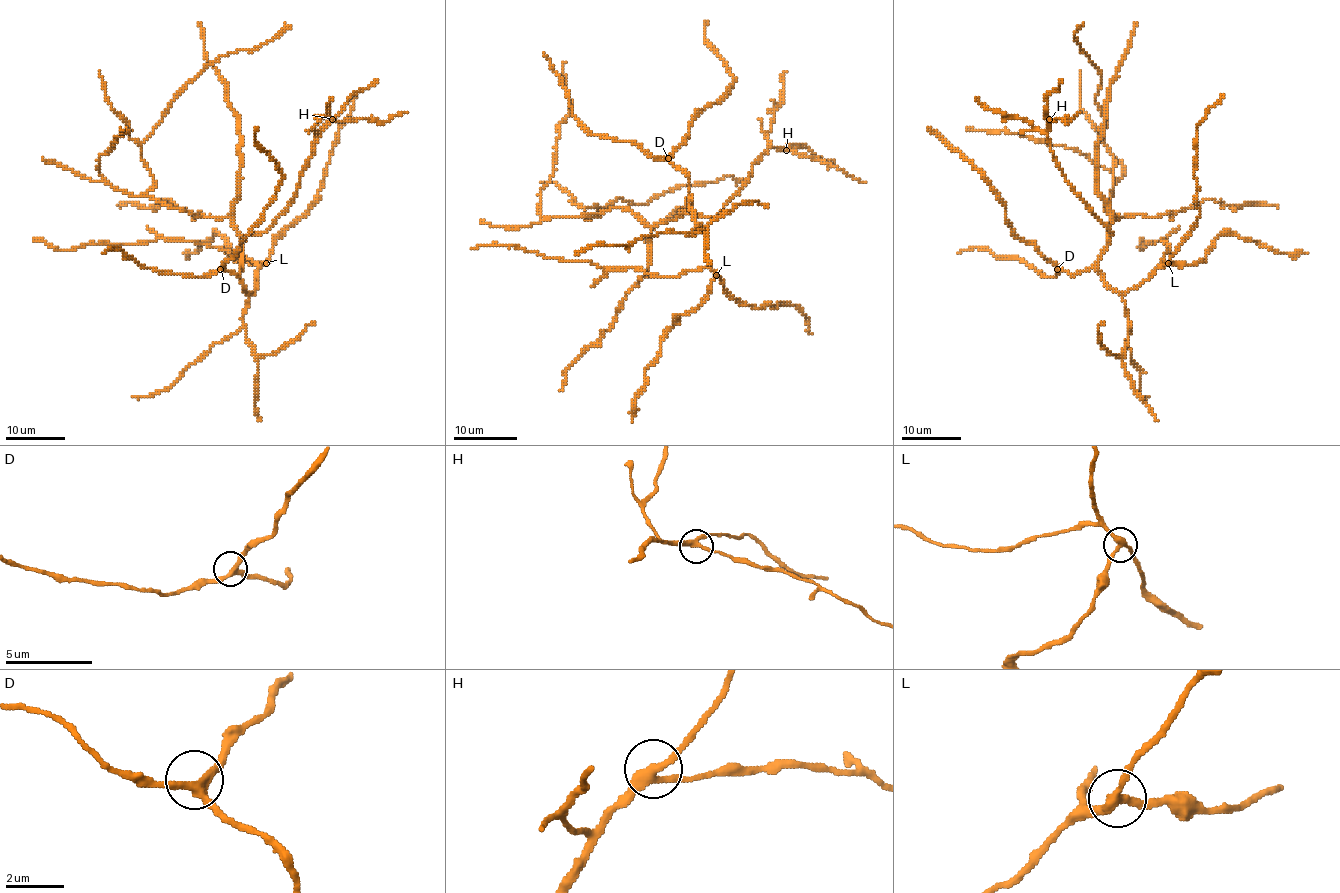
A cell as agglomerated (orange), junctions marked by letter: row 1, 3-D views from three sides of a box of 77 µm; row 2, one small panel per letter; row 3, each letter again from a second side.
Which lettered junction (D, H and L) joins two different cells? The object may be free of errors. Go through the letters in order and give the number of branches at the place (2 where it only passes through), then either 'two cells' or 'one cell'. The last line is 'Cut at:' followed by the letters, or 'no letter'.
D: 3 branches meet; one cell
H: 3 branches meet; one cell
L: 3 branches meet; two cells
Cut at: L

